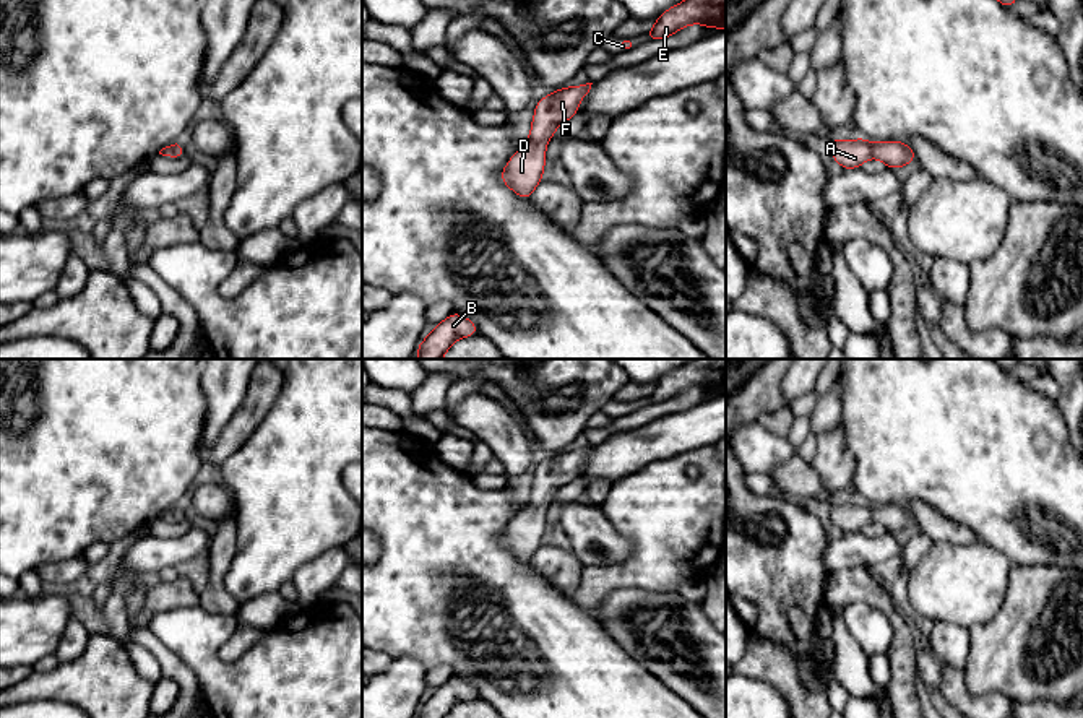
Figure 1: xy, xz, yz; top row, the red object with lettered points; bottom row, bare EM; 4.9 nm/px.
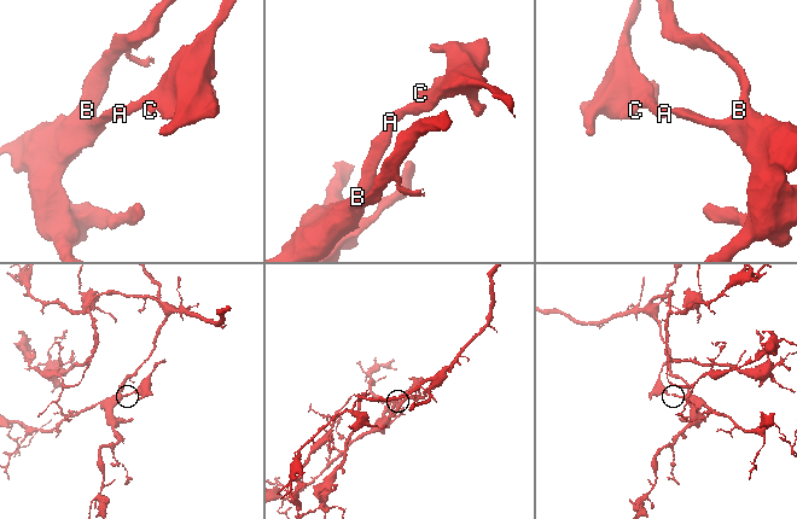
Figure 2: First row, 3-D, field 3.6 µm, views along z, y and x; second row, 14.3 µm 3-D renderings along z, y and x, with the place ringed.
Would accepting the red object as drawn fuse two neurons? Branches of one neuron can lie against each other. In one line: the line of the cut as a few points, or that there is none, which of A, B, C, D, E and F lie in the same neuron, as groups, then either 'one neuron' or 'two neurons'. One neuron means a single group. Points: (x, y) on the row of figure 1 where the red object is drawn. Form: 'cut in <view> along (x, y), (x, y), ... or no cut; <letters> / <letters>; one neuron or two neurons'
no cut; A B C D E F; one neuron

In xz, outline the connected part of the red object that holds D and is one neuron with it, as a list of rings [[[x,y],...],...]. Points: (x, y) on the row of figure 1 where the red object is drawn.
[[[591,84],[565,86],[537,101],[529,140],[510,158],[500,174],[500,180],[520,198],[528,200],[542,182],[546,143],[552,140],[560,123],[578,114],[578,104],[589,93]]]

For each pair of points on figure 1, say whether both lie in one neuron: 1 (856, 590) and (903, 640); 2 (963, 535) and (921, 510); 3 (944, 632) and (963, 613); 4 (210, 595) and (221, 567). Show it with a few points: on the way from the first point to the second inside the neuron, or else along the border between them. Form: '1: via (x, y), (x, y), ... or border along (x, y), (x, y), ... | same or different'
1: via (872, 593), (898, 624) | same
2: via (953, 533), (940, 530), (931, 520) | same
3: border along (932, 622), (962, 624), (968, 629) | different
4: via (215, 588), (216, 574) | same

